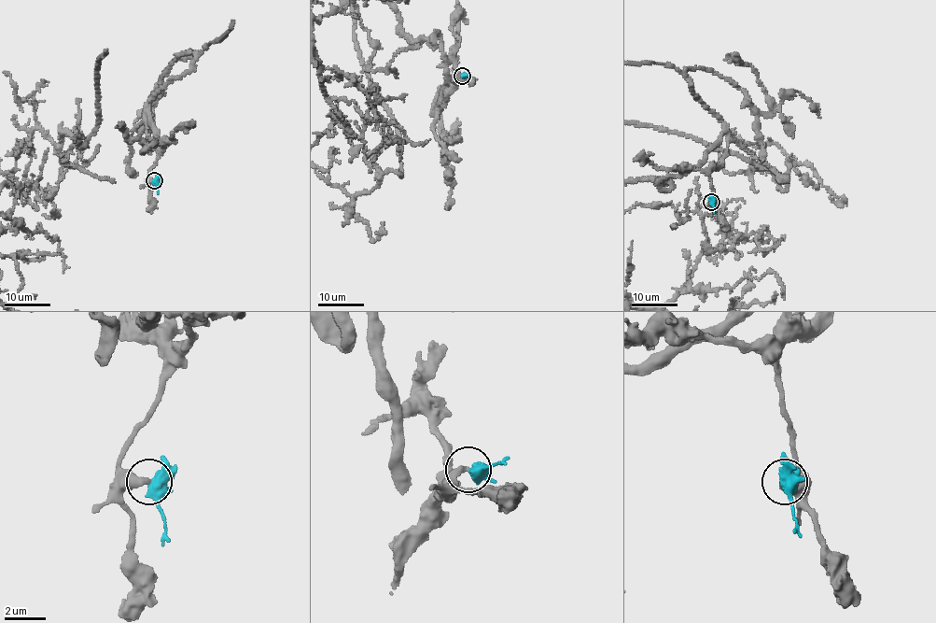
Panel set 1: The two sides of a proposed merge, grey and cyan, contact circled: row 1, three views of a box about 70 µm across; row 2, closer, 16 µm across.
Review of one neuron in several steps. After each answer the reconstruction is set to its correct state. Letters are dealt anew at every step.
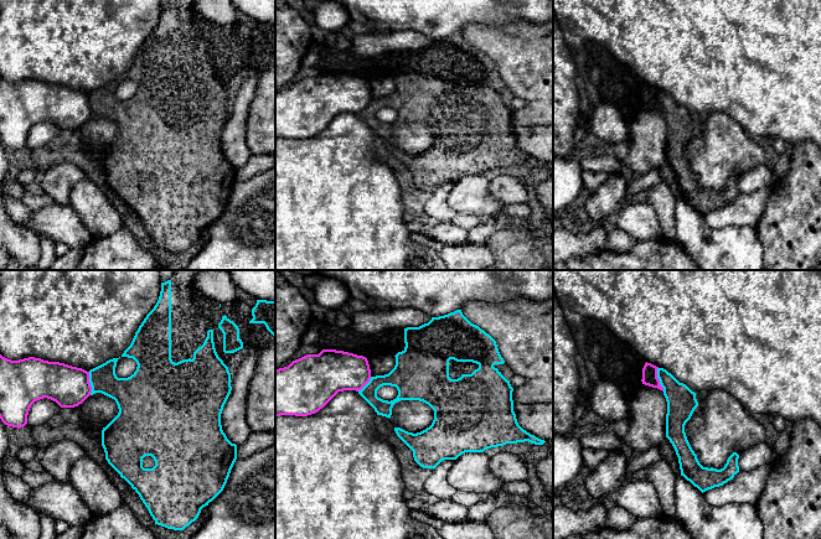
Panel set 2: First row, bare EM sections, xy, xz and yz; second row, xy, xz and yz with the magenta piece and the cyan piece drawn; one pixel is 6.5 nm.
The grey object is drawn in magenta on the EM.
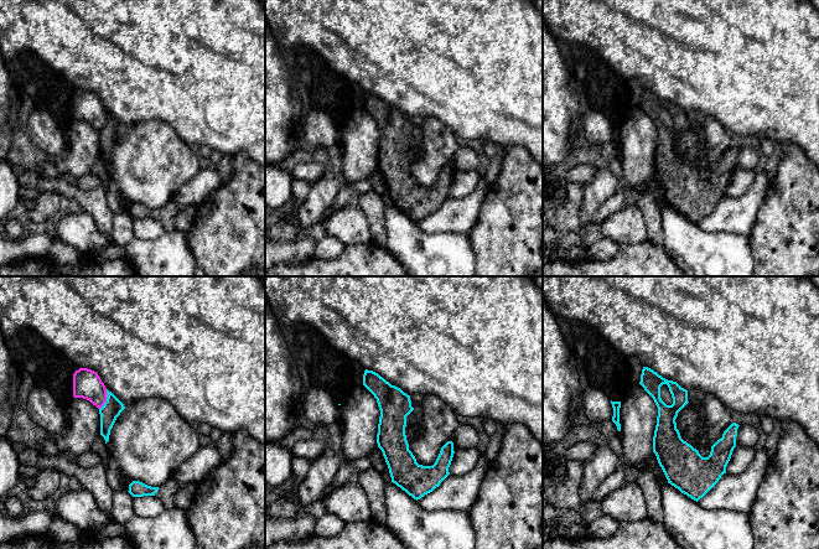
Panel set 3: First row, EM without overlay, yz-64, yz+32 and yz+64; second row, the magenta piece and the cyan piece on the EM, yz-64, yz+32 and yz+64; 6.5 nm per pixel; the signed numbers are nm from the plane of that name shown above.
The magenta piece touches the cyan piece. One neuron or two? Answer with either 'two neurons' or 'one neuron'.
two neurons

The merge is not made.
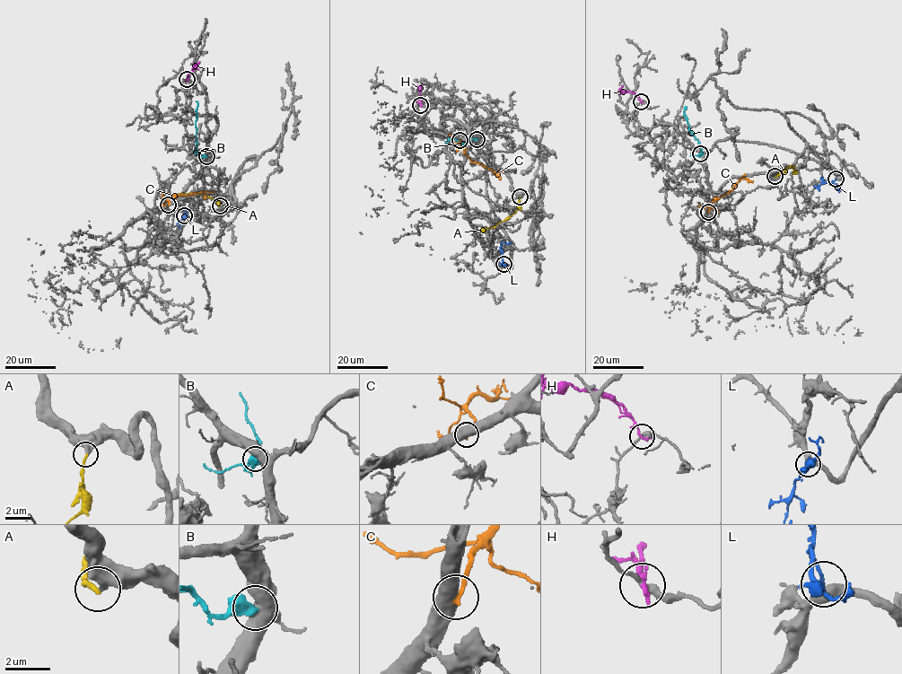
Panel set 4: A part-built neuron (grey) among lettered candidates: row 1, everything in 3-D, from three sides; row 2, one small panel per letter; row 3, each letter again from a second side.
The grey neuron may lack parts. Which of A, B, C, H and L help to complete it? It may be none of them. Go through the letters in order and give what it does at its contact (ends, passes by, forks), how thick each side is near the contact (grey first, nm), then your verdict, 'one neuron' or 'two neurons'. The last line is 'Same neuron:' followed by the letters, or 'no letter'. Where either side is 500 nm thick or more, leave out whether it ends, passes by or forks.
A: it ends; calibres 480 and 180 nm; two neurons
B: calibres 600 and 340 nm; two neurons
C: calibres 600 and 200 nm; two neurons
H: it ends; calibres 240 and 240 nm; two neurons
L: it ends; calibres 440 and 130 nm; one neuron
Same neuron: L

